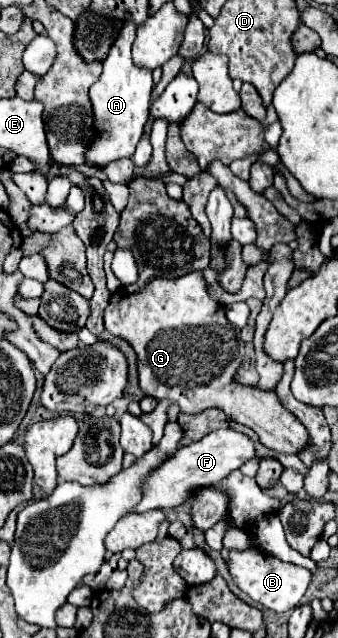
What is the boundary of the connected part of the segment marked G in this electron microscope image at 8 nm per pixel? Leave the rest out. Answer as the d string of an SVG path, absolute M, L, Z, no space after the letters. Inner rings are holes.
M190 271L178 279L154 279L146 287L140 285L122 285L112 297L104 311L104 325L110 333L124 337L138 355L138 375L140 387L146 395L154 399L176 401L182 413L198 415L208 407L222 409L230 419L250 427L262 445L284 455L298 455L310 435L282 403L278 403L274 391L264 391L258 387L242 385L236 381L240 363L244 359L244 341L240 339L240 329L226 319L226 307L212 299L208 293L206 279L202 271Z

